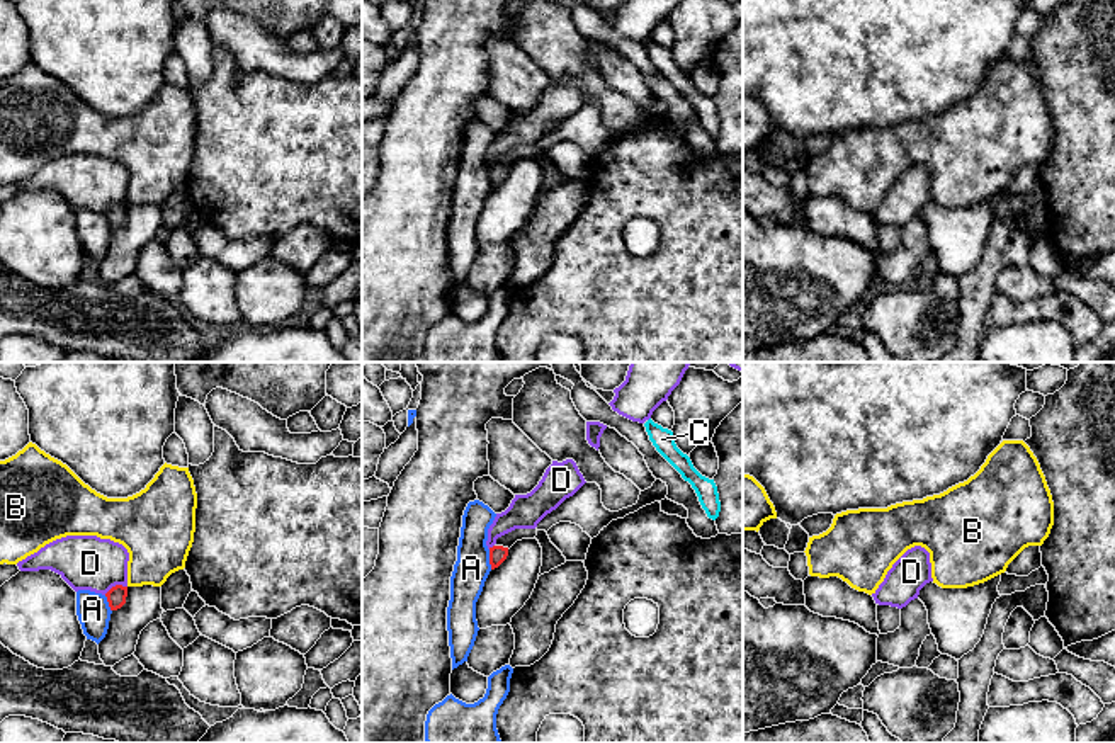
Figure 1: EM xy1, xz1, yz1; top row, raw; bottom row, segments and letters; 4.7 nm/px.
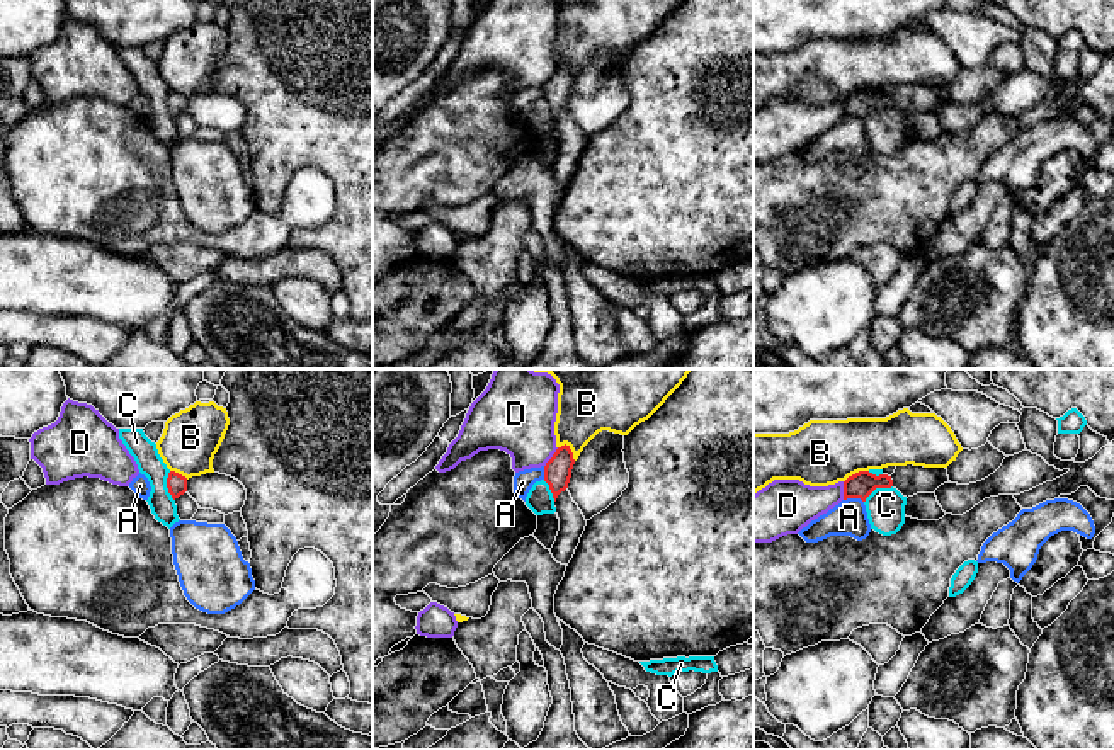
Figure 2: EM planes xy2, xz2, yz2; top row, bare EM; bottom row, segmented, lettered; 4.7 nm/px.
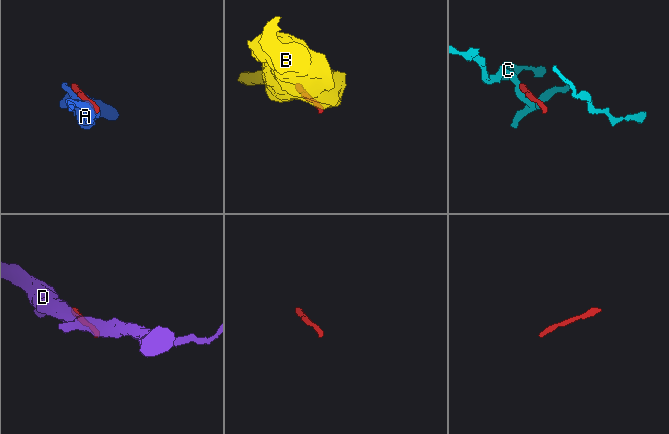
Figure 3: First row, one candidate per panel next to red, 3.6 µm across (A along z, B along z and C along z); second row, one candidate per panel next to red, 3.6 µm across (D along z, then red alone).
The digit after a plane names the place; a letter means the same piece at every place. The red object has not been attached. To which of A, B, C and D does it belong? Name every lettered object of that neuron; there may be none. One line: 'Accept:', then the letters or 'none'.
Accept: none

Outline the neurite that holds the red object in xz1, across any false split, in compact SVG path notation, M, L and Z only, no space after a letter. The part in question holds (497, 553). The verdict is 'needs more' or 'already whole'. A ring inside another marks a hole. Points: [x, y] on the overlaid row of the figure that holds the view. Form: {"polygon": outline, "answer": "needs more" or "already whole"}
{"polygon": "M515 529L496 539L496 544L490 547L491 570L498 568L508 556L508 549L522 539L535 539L537 529Z", "answer": "needs more"}

